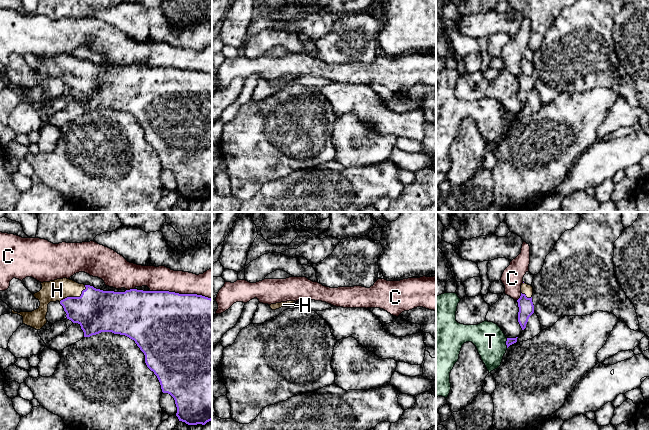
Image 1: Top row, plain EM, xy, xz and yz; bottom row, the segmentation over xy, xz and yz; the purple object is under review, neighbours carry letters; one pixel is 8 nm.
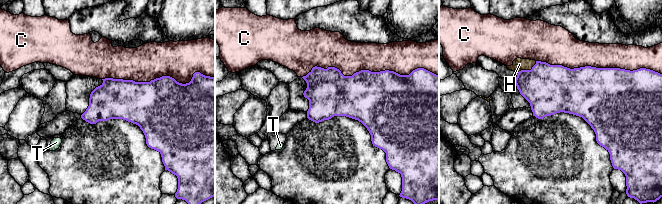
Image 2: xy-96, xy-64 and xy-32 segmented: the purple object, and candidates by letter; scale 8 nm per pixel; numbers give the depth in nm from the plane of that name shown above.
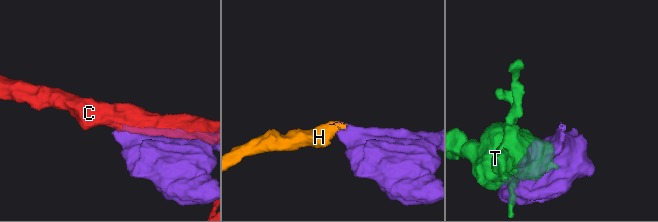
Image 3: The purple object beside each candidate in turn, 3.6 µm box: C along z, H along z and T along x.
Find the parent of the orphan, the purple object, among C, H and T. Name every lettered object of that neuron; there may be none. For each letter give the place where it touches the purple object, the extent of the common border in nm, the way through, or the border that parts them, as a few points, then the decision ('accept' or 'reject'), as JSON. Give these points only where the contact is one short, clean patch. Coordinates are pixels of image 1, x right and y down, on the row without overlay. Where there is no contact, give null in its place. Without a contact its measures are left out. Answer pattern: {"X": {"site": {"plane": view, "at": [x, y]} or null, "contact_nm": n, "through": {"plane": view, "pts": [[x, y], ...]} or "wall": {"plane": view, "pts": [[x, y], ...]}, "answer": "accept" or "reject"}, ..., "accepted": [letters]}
{"C": {"site": {"plane": "xy", "at": [181, 70]}, "contact_nm": 500, "answer": "reject"}, "H": {"site": {"plane": "xy", "at": [74, 73]}, "contact_nm": 260, "through": {"plane": "xy", "pts": [[96, 87], [74, 73], [64, 66], [57, 66]]}, "answer": "accept"}, "T": {"site": {"plane": "yz", "at": [506, 119]}, "contact_nm": 80, "wall": {"plane": "yz", "pts": [[507, 114], [506, 123]]}, "answer": "reject"}, "accepted": ["H"]}

